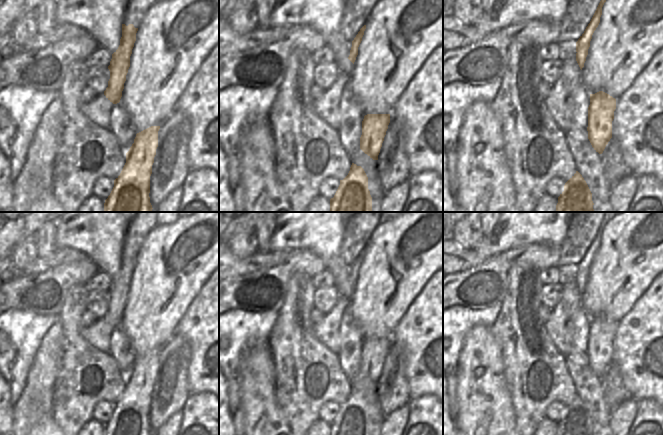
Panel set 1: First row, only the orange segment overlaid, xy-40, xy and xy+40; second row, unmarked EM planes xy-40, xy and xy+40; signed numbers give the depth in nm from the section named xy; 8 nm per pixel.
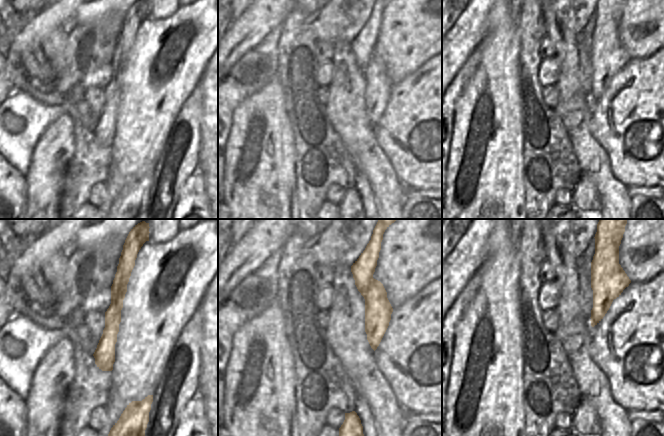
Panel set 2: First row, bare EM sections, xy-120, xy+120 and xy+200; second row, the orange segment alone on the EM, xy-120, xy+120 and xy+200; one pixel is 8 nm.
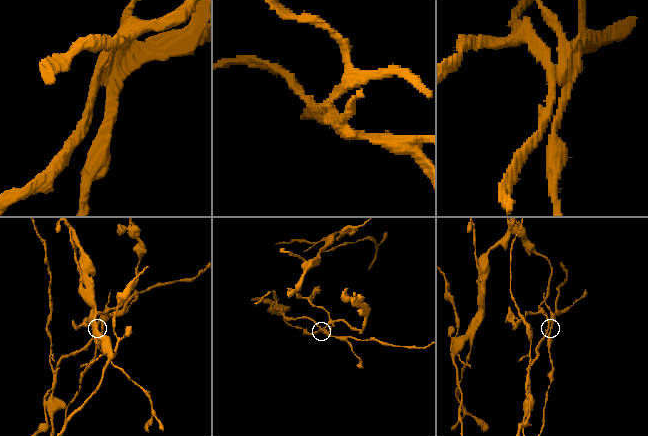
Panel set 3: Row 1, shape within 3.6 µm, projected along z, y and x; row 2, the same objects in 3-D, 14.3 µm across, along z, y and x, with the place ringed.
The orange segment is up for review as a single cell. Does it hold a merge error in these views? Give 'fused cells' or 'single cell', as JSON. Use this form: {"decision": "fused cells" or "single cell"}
{"decision": "fused cells"}

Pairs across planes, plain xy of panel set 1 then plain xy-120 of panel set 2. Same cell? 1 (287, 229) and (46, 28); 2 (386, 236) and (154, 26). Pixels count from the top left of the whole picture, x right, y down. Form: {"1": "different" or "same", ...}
{"1": "different", "2": "same"}

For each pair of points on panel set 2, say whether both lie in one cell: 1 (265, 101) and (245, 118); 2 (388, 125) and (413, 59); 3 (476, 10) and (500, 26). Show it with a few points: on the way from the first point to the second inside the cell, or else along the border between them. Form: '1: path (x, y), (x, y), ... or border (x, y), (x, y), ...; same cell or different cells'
1: path (260, 106), (250, 113); same cell
2: border (425, 62), (393, 85); different cells
3: border (489, 10), (485, 35), (481, 40); different cells

